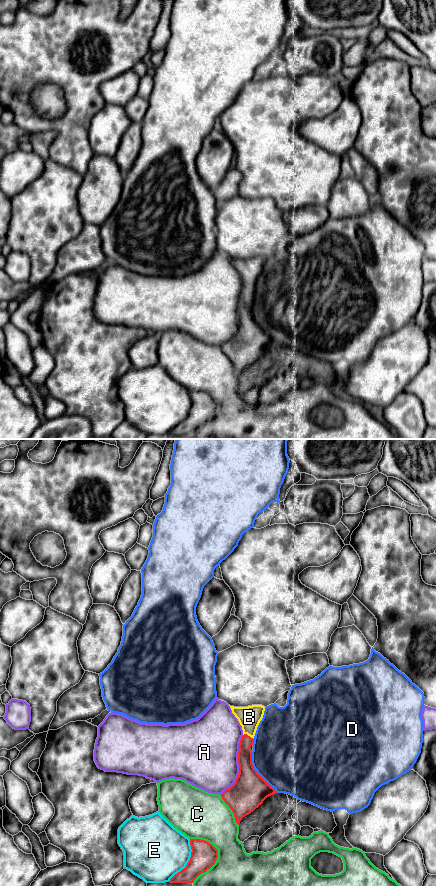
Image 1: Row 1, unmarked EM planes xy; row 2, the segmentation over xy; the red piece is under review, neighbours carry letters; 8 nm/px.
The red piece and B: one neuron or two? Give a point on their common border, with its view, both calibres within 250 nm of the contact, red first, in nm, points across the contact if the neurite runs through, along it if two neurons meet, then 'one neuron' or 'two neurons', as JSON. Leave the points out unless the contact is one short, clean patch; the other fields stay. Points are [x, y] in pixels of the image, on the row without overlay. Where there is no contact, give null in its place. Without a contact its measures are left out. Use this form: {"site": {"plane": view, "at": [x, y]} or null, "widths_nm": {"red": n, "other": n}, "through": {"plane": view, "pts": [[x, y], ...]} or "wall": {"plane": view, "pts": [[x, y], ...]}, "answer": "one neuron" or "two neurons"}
{"site": {"plane": "xy", "at": [247, 287]}, "widths_nm": {"red": 110, "other": 180}, "answer": "one neuron"}

